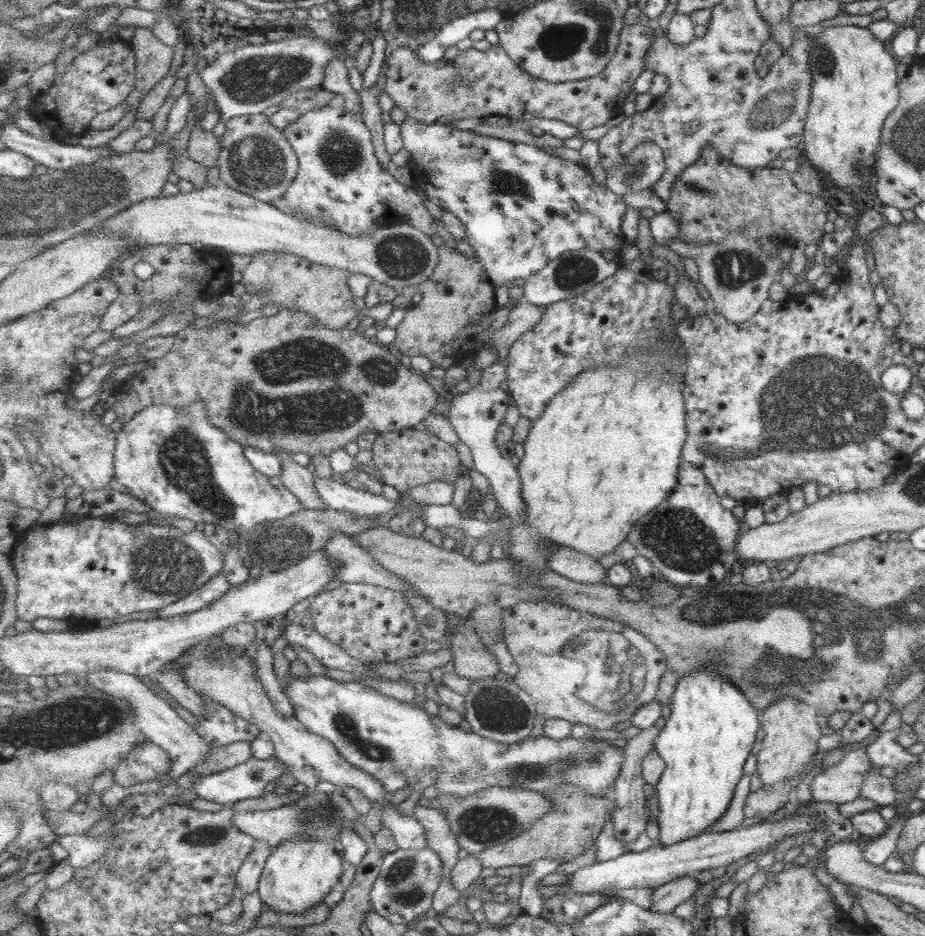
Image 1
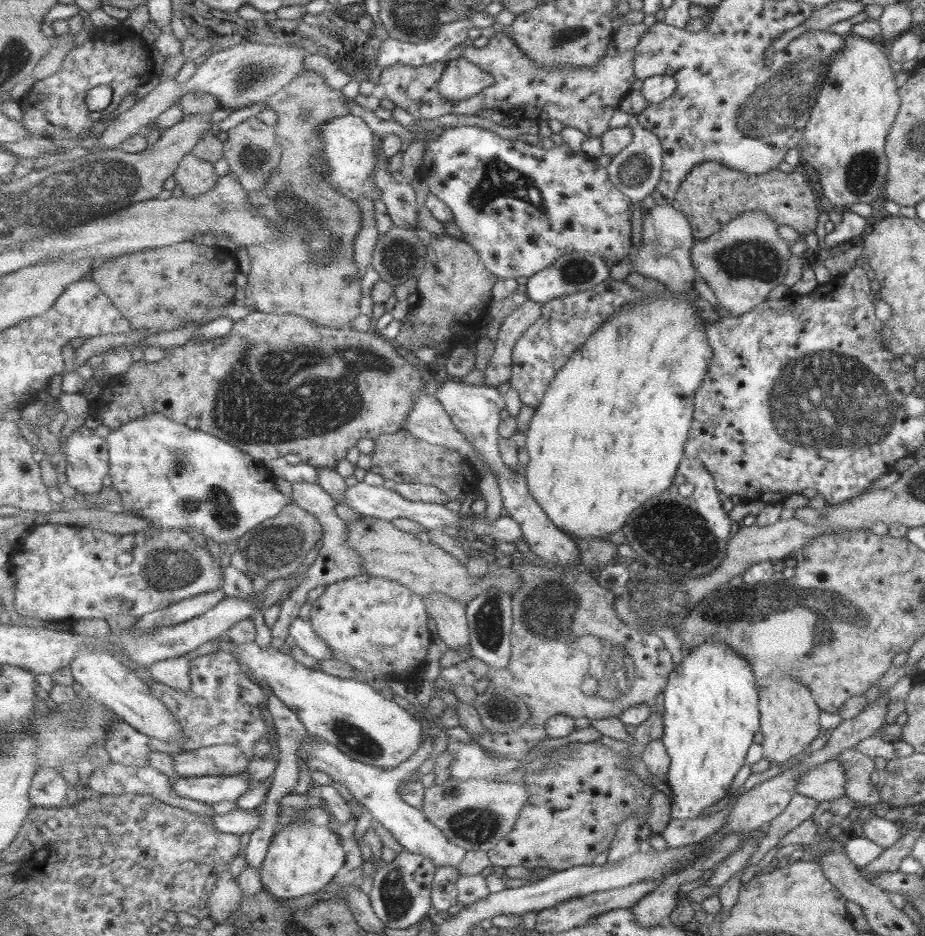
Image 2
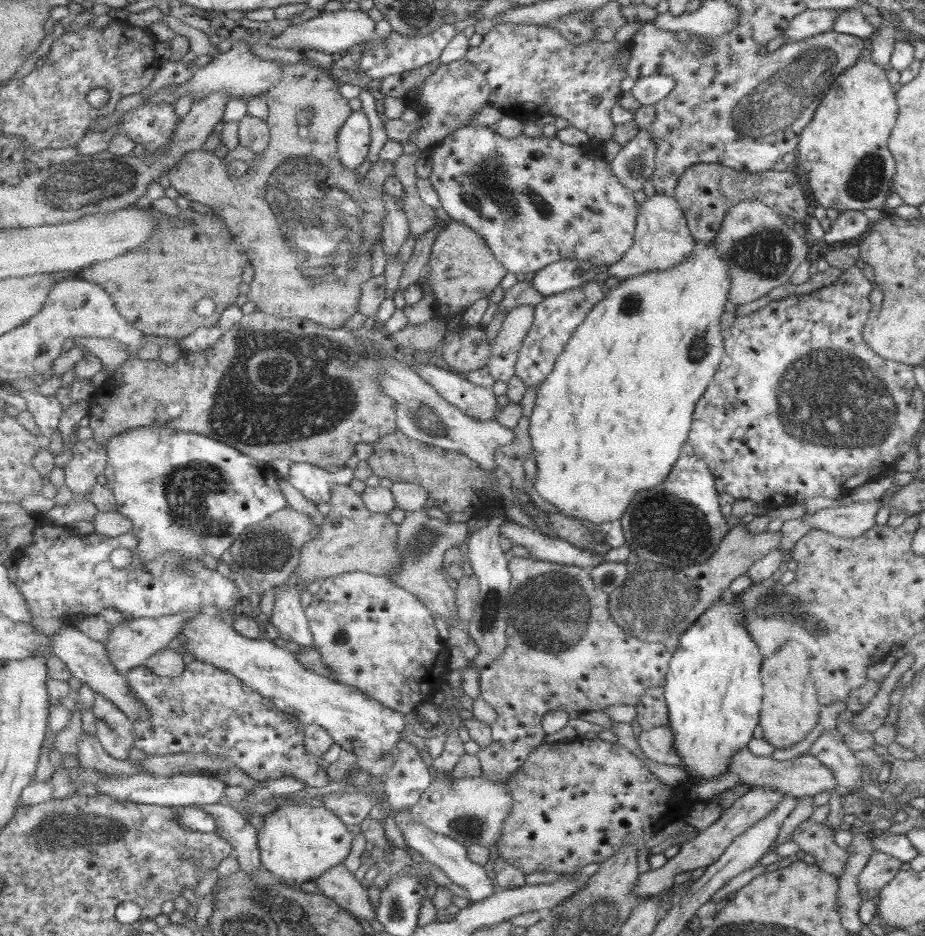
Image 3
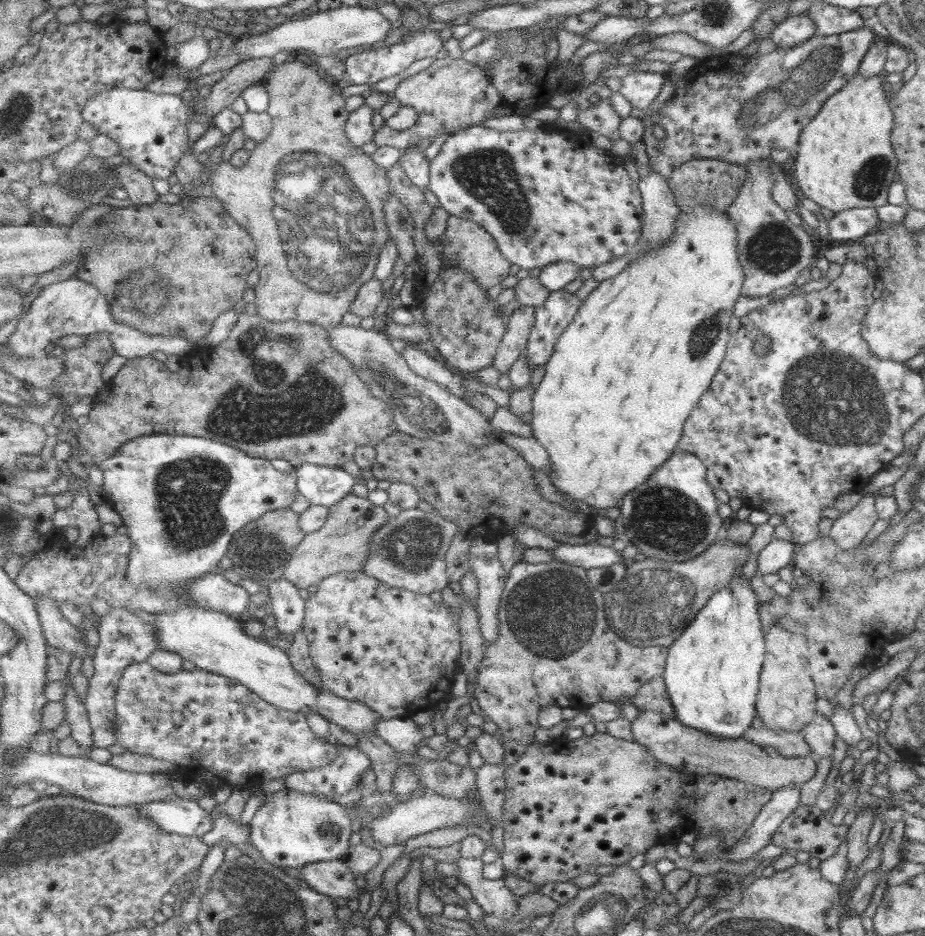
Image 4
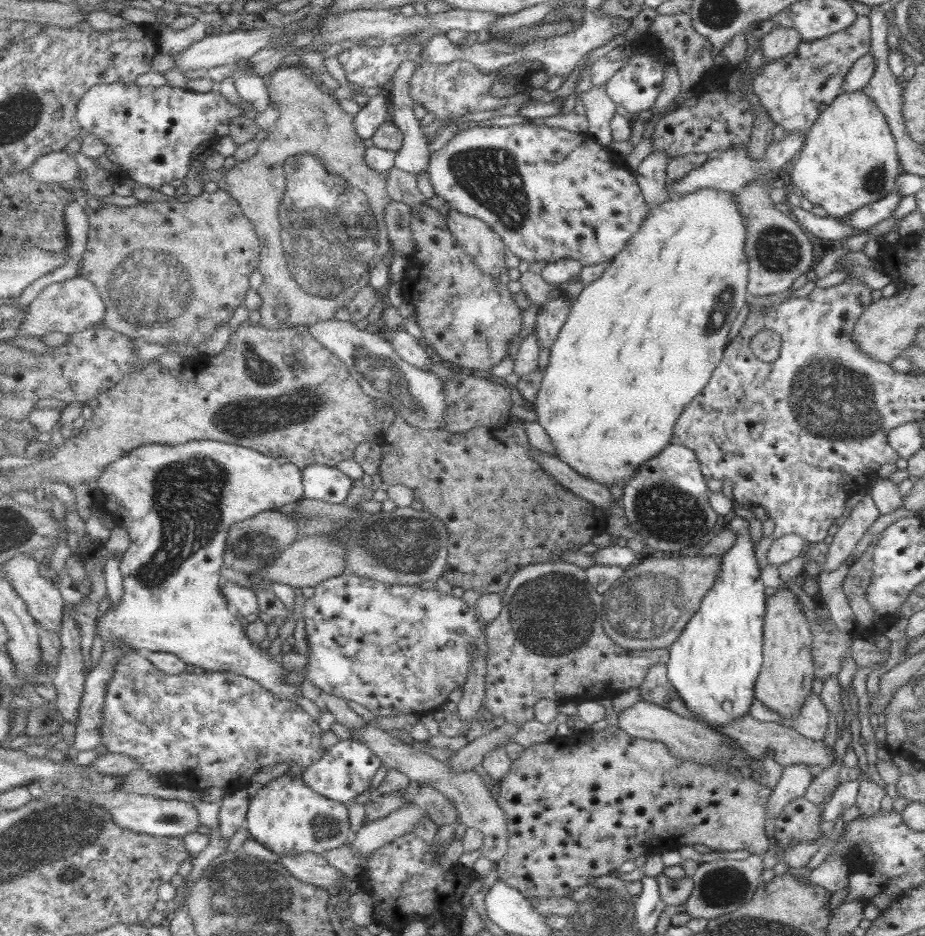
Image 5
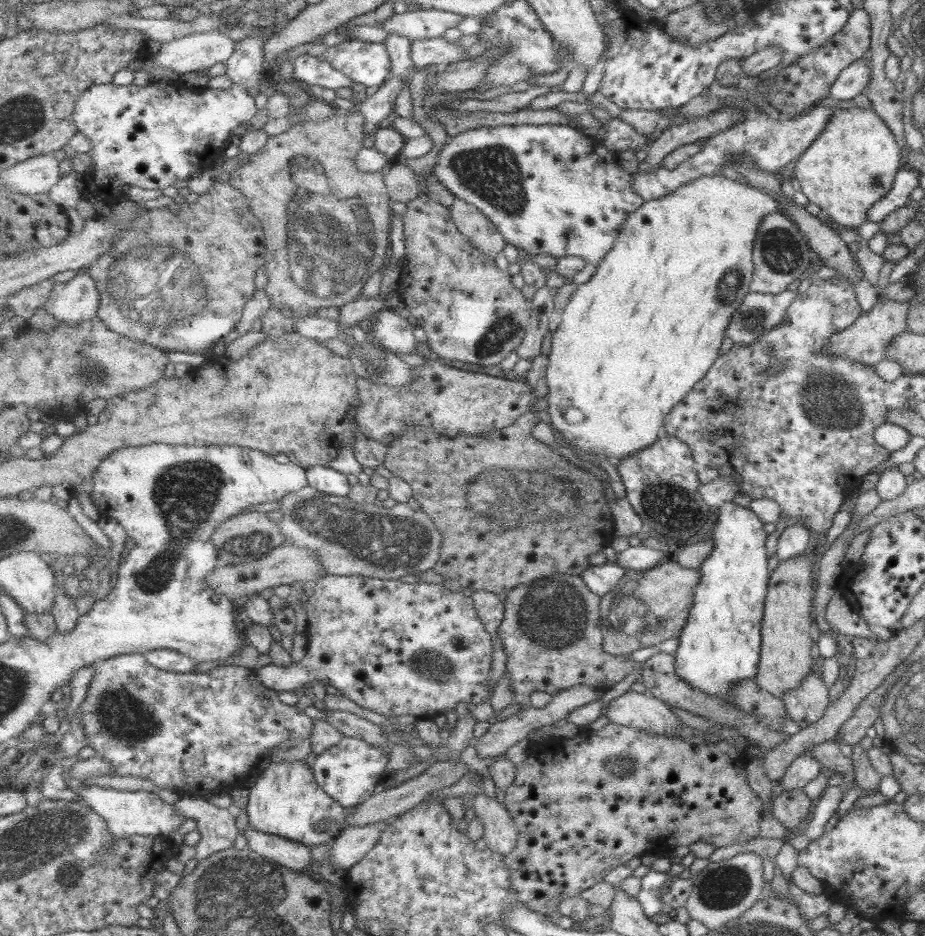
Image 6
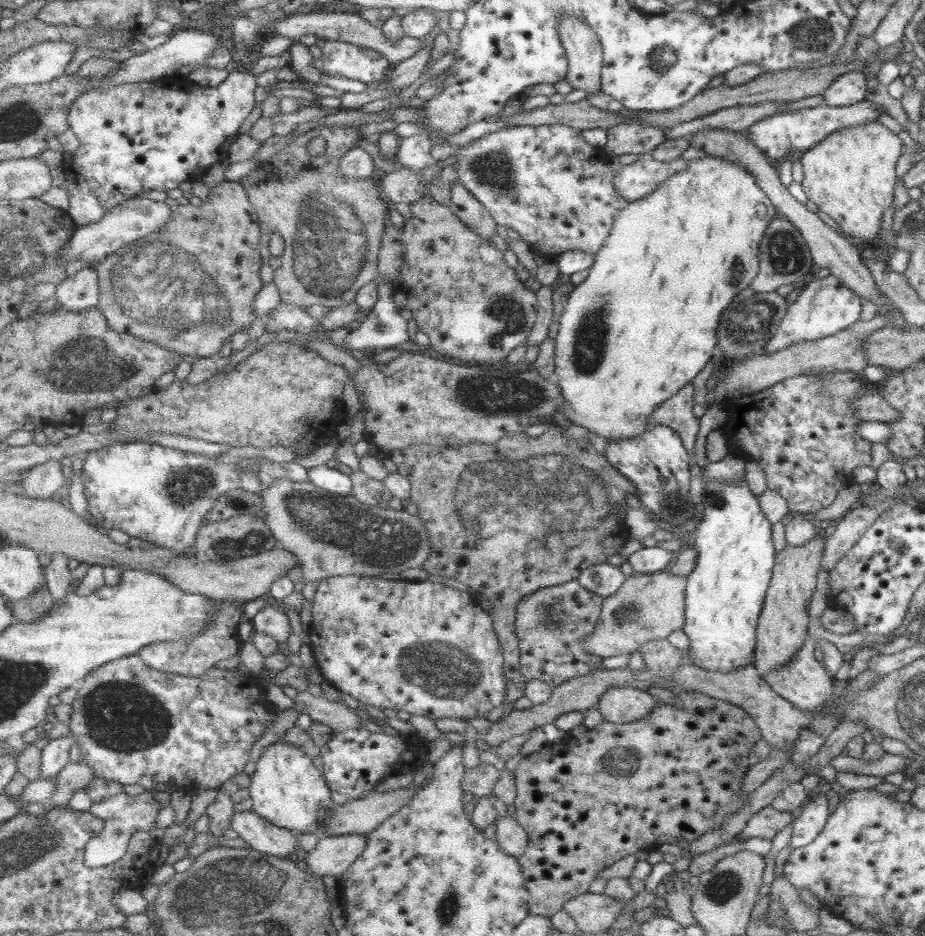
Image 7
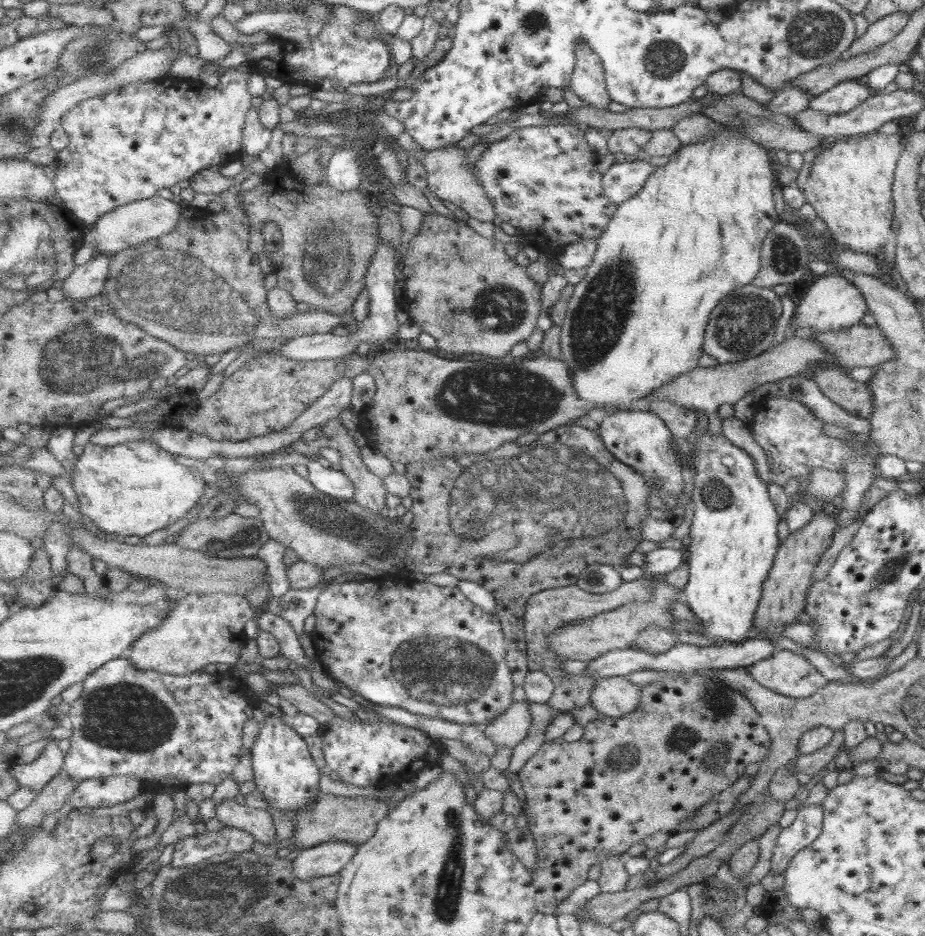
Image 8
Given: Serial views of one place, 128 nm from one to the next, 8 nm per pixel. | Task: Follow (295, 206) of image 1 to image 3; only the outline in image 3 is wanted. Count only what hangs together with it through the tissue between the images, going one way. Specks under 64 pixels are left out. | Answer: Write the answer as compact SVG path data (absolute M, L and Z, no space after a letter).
M353 111L343 128L337 134L339 142L339 157L345 167L356 169L363 164L369 154L371 144L371 126L369 118L363 111Z

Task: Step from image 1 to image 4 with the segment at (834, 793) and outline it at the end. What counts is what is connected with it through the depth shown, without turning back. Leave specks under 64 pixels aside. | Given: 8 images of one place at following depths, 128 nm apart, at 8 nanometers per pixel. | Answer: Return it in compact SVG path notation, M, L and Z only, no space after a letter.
M641 711L632 721L635 741L647 747L659 761L671 765L681 773L696 775L717 775L751 783L773 792L785 785L801 788L815 773L816 758L783 758L783 756L767 755L767 753L751 741L742 737L727 739L715 737L711 733L689 727L675 717L663 715L661 711Z

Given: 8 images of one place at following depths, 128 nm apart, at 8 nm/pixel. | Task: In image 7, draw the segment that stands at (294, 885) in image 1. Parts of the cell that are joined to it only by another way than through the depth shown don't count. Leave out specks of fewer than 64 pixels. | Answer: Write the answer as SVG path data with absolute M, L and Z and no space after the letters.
M283 738L265 747L256 762L248 790L253 801L252 811L265 817L268 822L293 833L313 834L322 839L322 823L335 804L323 770L313 764L313 757L301 747L283 741Z

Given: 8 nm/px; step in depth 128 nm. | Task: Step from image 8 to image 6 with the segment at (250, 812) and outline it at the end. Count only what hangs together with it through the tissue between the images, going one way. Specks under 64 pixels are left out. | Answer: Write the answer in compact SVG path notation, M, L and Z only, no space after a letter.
M250 825L246 827L244 836L248 840L247 848L261 854L267 859L287 868L308 874L311 872L311 850L305 844L267 832L260 832Z

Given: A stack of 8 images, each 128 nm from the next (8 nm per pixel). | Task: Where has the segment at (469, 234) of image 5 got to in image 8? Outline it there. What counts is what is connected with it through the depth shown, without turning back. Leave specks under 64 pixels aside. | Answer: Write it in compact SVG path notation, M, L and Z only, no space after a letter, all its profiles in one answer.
M449 144L445 148L431 150L426 152L424 165L427 169L427 180L429 190L434 192L439 199L449 200L461 209L465 210L469 216L483 222L493 222L497 211L495 205L489 199L483 183L479 181L475 168L477 165L467 164L465 155L468 151L464 151L457 144Z

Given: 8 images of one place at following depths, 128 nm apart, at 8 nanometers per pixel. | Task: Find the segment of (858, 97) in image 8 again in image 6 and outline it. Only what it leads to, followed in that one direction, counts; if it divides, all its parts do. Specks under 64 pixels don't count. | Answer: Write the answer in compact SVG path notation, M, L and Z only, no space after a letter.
M857 59L839 71L829 87L829 96L835 100L858 100L870 79L870 68L862 59Z

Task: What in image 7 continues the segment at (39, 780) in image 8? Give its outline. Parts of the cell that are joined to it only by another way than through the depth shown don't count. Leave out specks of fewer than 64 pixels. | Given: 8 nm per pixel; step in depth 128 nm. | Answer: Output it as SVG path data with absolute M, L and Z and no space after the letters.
M70 731L63 738L50 739L42 748L41 776L53 780L71 761L69 750L77 744L75 736Z

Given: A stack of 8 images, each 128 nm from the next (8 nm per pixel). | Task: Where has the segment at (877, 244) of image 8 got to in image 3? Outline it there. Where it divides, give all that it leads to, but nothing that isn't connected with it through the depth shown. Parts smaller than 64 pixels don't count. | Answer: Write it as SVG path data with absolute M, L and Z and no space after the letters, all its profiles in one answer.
M865 55L859 56L845 68L827 88L812 119L802 128L798 144L793 151L795 162L805 170L811 196L818 206L833 208L837 212L876 208L885 210L885 197L891 192L895 161L887 148L887 140L897 118L894 90L885 78L885 70L873 64Z

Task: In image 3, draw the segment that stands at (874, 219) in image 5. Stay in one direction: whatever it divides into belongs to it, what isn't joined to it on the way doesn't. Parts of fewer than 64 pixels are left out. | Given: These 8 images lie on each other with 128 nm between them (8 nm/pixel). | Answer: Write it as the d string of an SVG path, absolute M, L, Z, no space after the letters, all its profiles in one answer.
M846 210L838 212L835 220L831 221L829 230L821 238L826 243L849 240L865 234L870 227L870 221L860 210Z

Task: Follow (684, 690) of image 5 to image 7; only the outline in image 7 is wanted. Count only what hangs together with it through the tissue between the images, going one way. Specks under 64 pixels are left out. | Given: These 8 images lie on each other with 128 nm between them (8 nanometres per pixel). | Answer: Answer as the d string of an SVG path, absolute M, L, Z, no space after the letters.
M744 475L743 478L734 480L732 484L728 484L728 482L720 482L719 480L708 480L708 482L704 484L704 491L705 493L703 493L703 496L705 497L703 497L701 502L703 508L703 519L701 519L699 524L696 526L697 529L694 531L694 548L695 552L697 552L697 557L695 557L695 569L693 569L693 572L688 576L686 624L683 630L689 638L689 657L691 657L691 663L693 663L693 665L697 665L707 671L731 672L739 670L739 667L746 666L747 663L751 663L754 658L758 615L760 614L765 589L767 588L772 573L776 555L771 542L772 524L769 523L769 521L767 521L767 517L763 515L763 511L761 511L761 507L759 507L758 496L751 493L751 490L747 487Z

